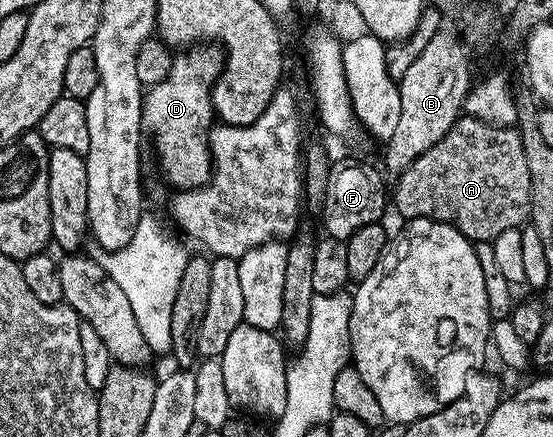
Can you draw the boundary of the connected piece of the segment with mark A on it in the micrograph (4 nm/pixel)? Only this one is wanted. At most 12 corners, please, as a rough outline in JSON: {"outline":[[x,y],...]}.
{"outline":[[462,114],[396,179],[402,220],[520,228],[520,130]]}

